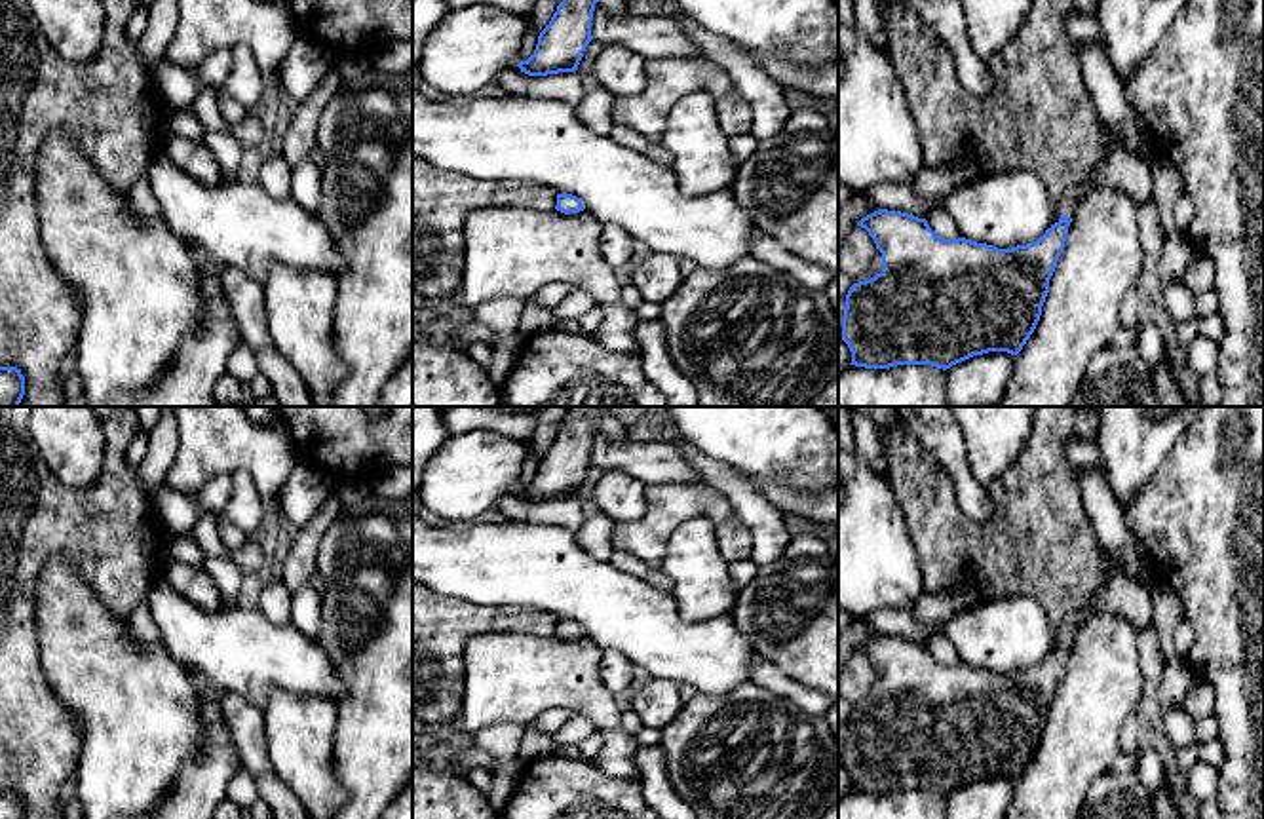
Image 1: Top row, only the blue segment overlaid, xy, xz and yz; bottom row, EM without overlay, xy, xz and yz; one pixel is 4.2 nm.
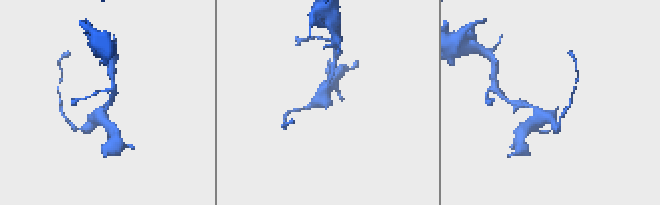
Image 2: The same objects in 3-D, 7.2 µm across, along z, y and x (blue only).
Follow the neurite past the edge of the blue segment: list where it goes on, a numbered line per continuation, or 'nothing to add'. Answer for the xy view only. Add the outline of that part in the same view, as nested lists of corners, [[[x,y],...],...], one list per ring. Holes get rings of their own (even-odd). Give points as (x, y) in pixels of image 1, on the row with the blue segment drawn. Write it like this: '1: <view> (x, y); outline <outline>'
nothing to add

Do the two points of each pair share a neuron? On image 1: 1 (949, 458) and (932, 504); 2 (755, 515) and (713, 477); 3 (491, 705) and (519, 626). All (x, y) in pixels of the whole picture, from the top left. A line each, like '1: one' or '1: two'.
1: two
2: one
3: two

